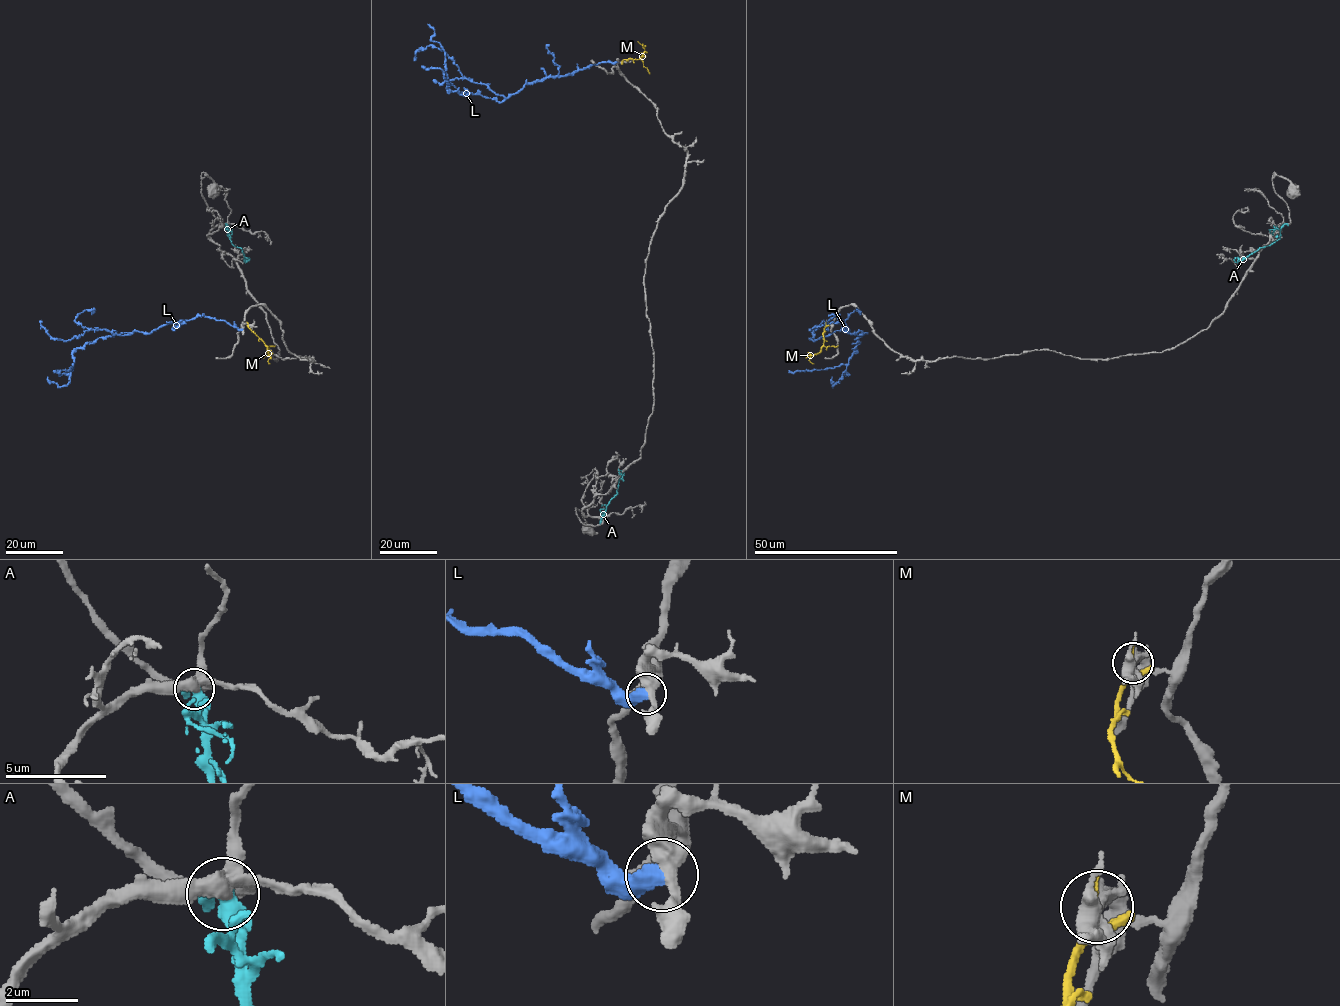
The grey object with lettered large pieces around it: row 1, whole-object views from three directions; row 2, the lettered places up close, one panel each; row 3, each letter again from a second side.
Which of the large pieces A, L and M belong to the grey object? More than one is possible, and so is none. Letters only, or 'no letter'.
no letter

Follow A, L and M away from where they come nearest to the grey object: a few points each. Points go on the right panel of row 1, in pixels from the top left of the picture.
A: (1283, 224), (1278, 239), (1241, 260), (1236, 262), (1233, 259)
L: (826, 329), (826, 322), (835, 315), (849, 333), (866, 333), (858, 338), (847, 364), (788, 370)
M: (826, 324), (821, 350), (810, 357), (813, 364)

